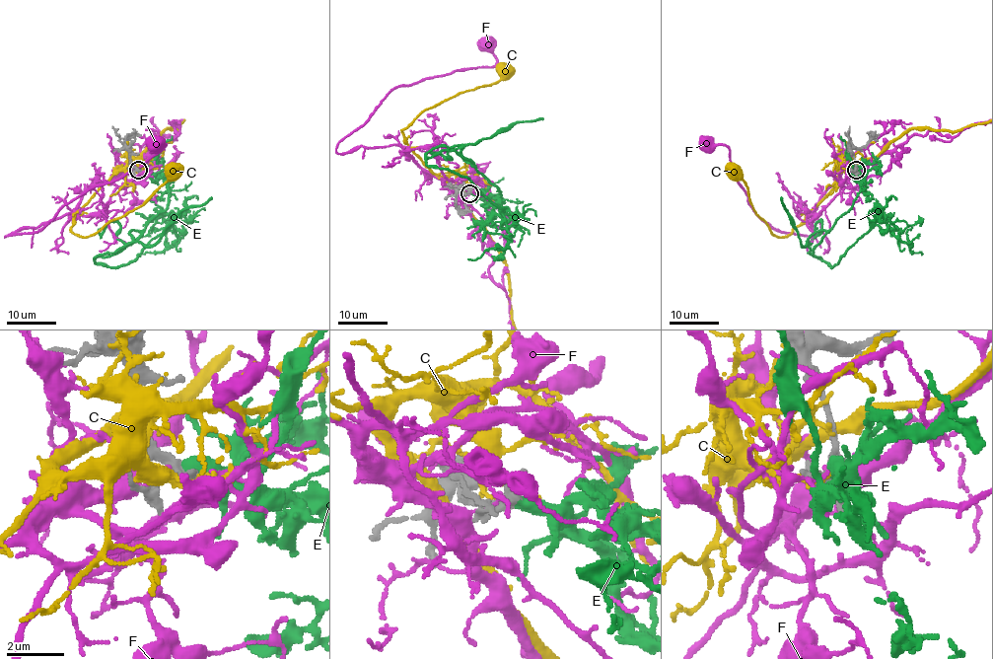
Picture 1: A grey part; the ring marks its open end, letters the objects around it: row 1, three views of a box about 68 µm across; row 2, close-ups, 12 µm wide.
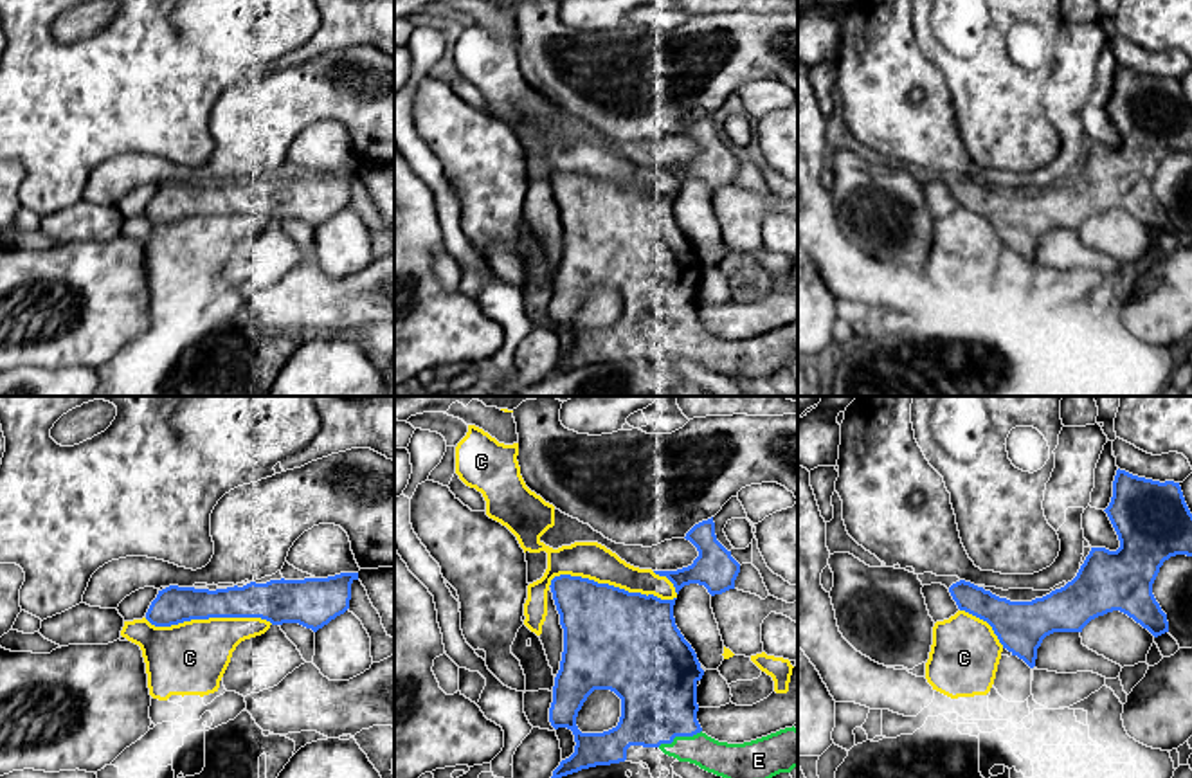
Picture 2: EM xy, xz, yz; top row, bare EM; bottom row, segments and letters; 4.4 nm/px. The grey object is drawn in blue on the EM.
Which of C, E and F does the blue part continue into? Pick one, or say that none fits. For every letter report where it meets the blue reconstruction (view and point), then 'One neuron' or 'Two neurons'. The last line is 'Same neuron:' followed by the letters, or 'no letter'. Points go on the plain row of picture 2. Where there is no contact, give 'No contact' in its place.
C: Touches blue at xz (611, 182). Two neurons
E: Touches blue at xz (679, 332). One neuron
F: No contact. Two neurons
Same neuron: E

